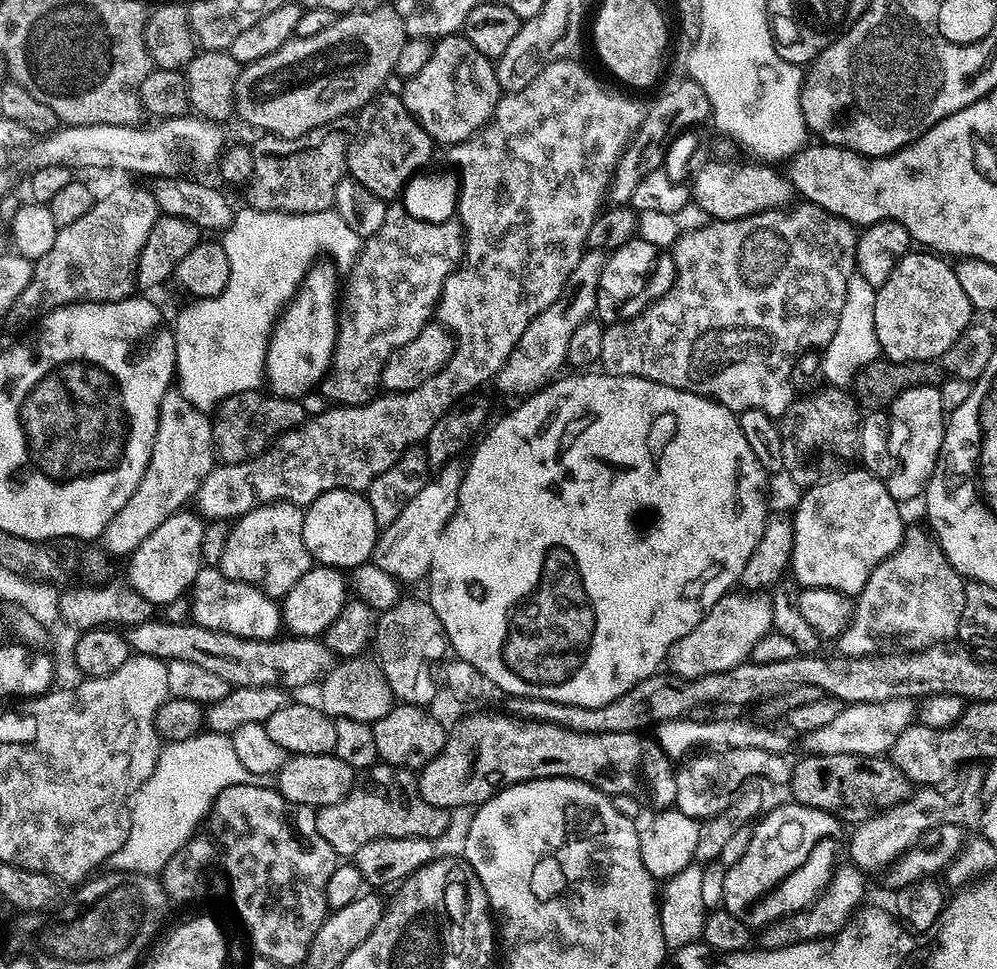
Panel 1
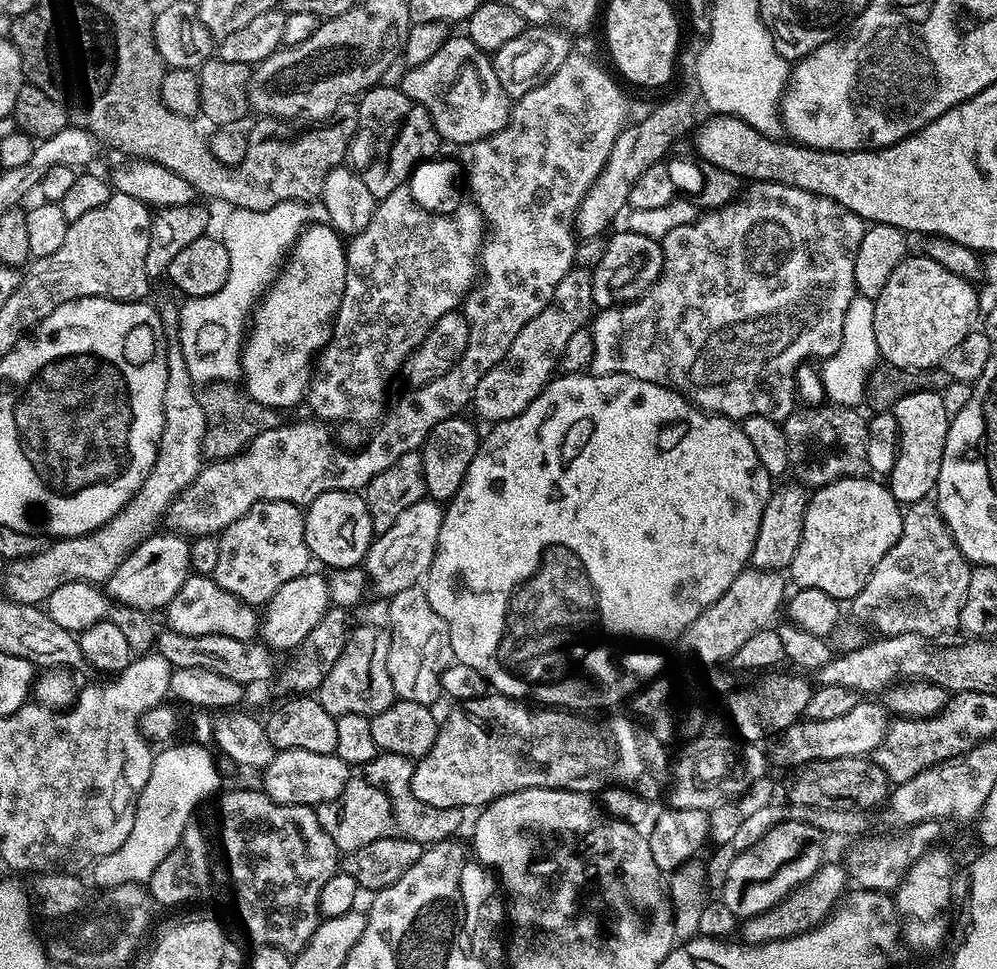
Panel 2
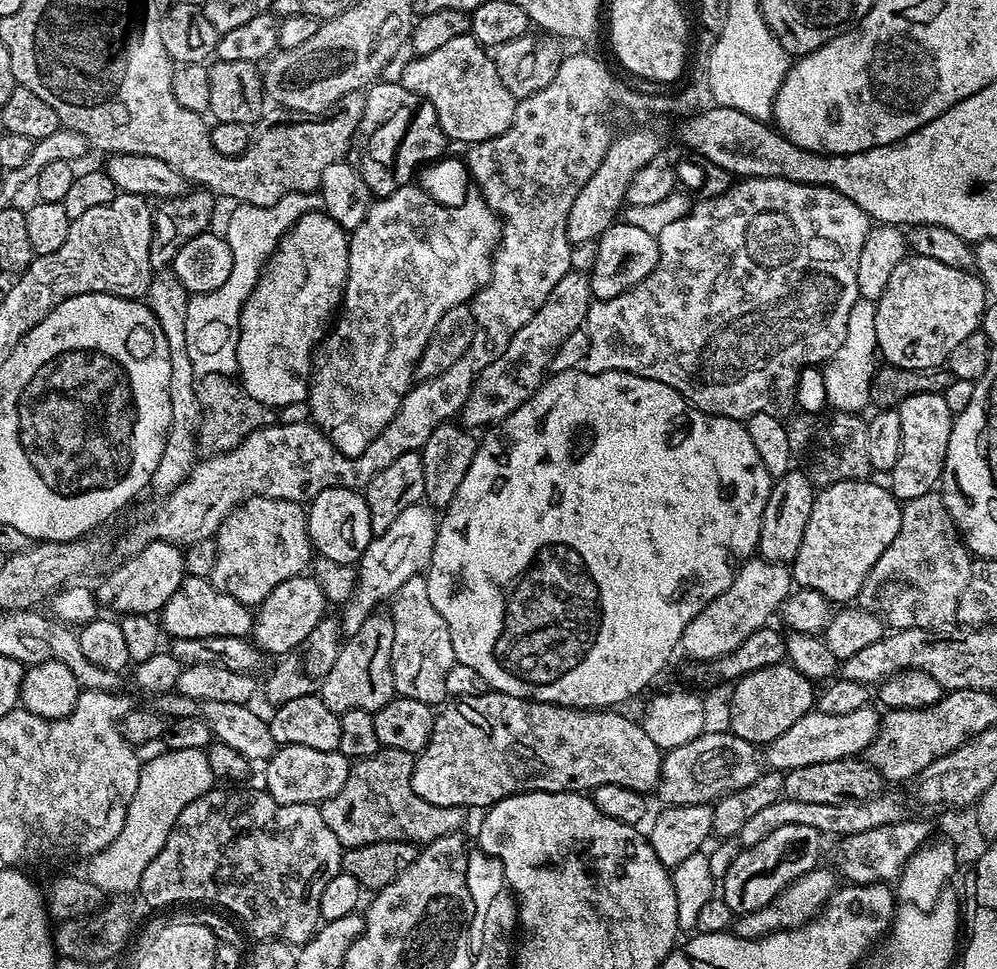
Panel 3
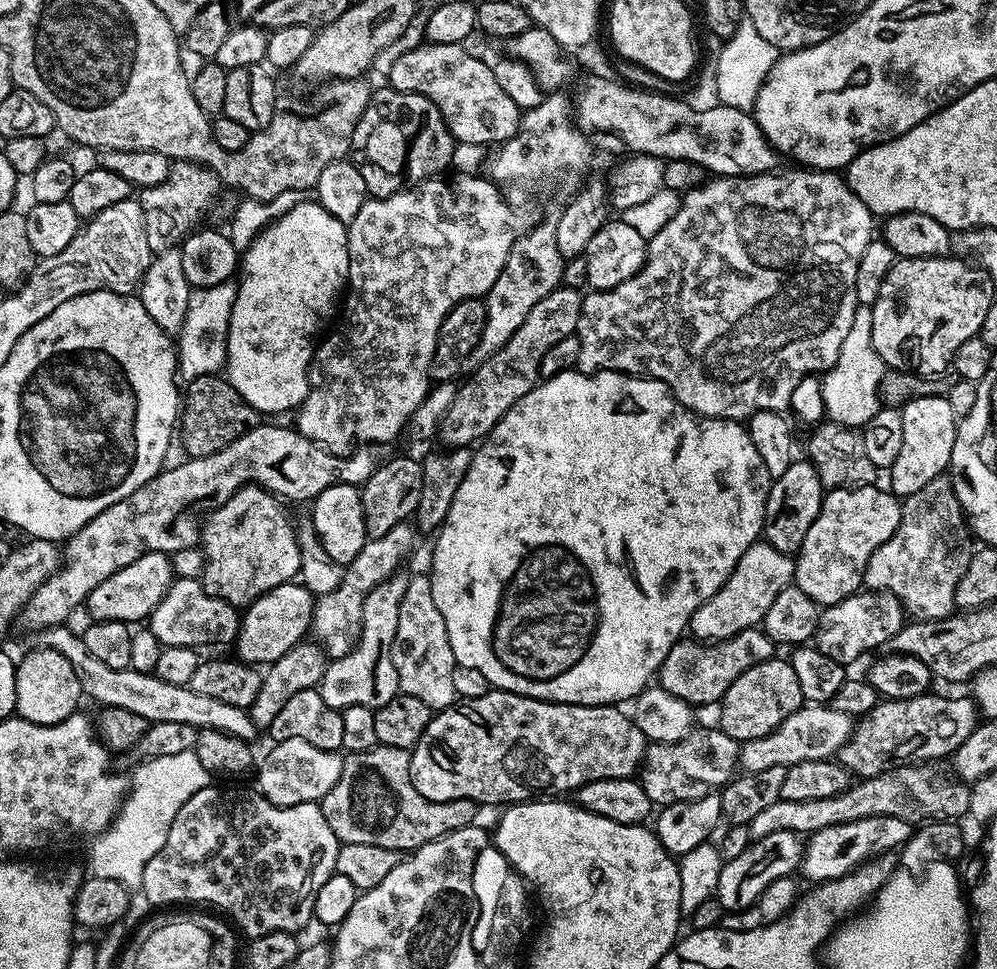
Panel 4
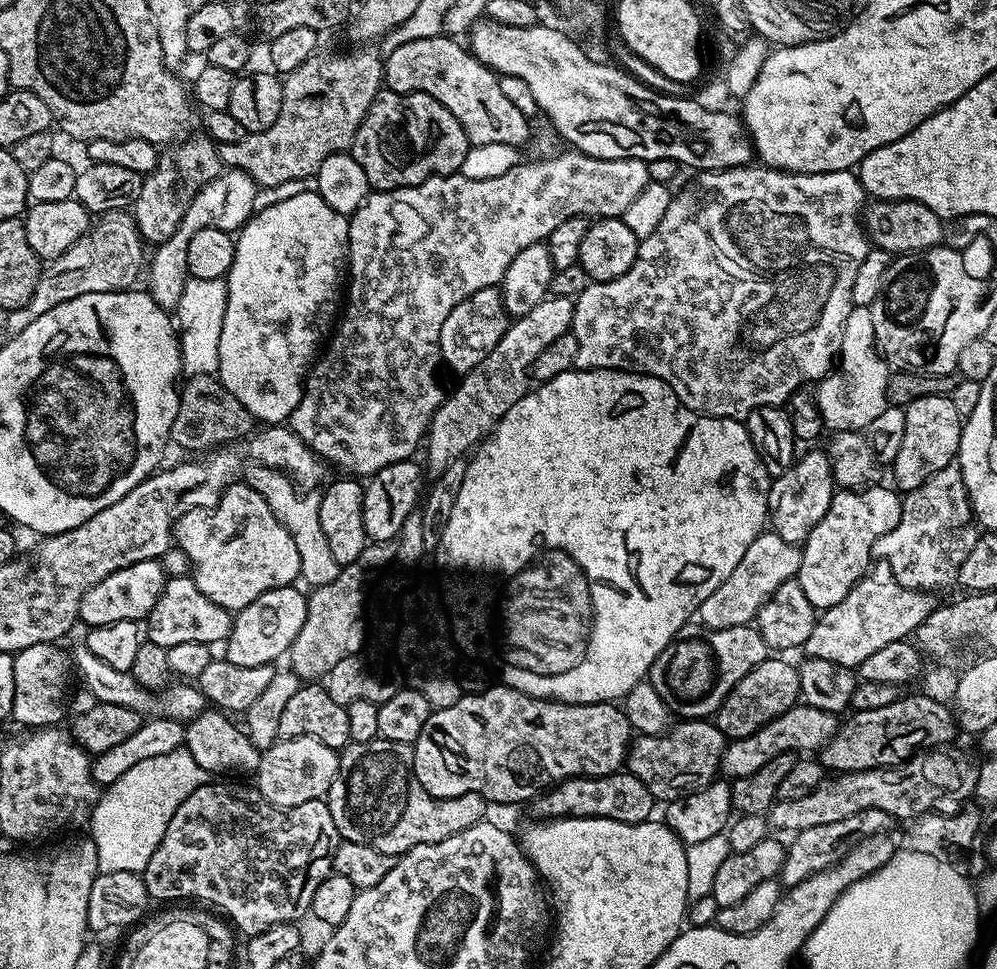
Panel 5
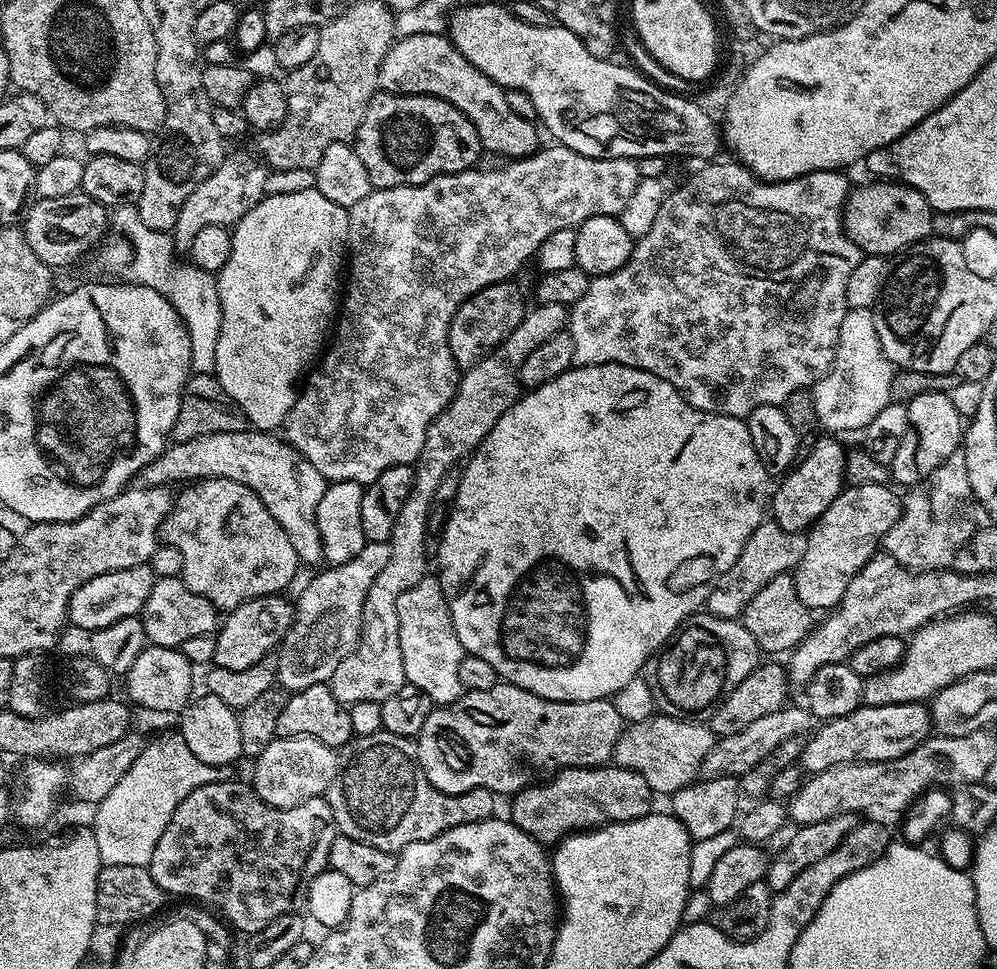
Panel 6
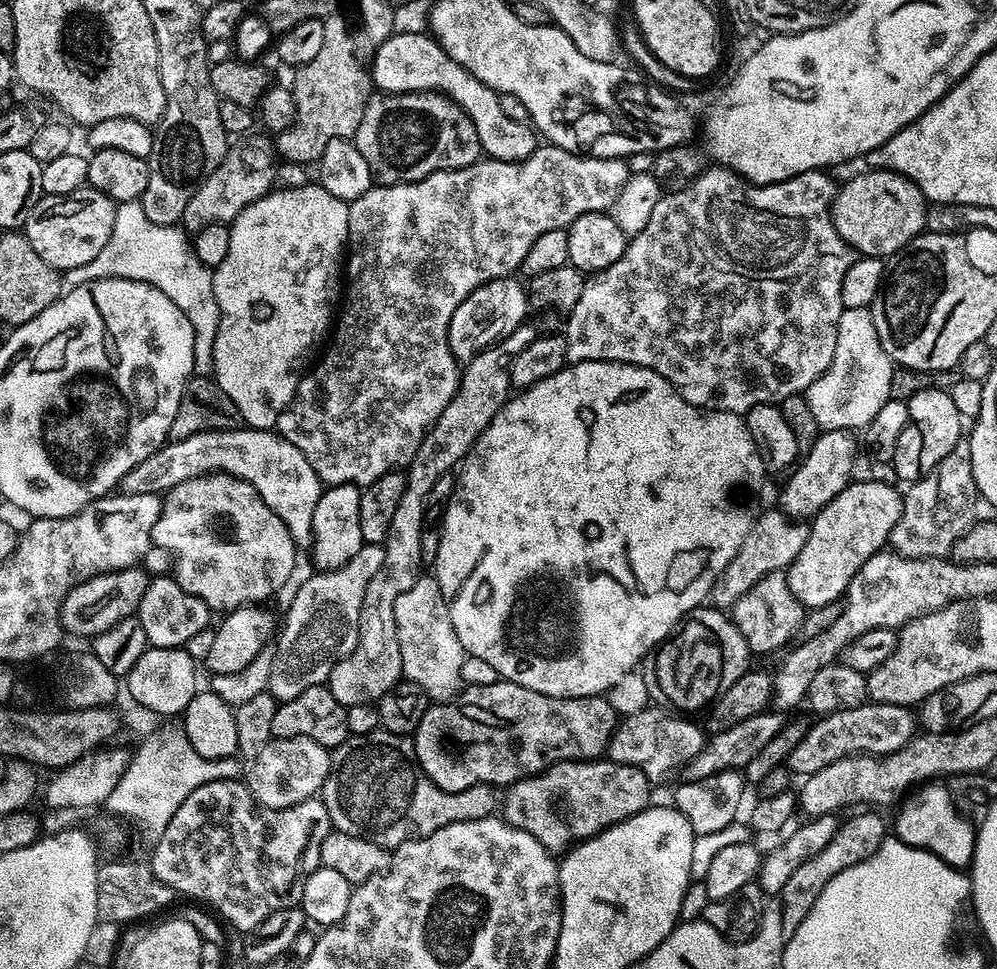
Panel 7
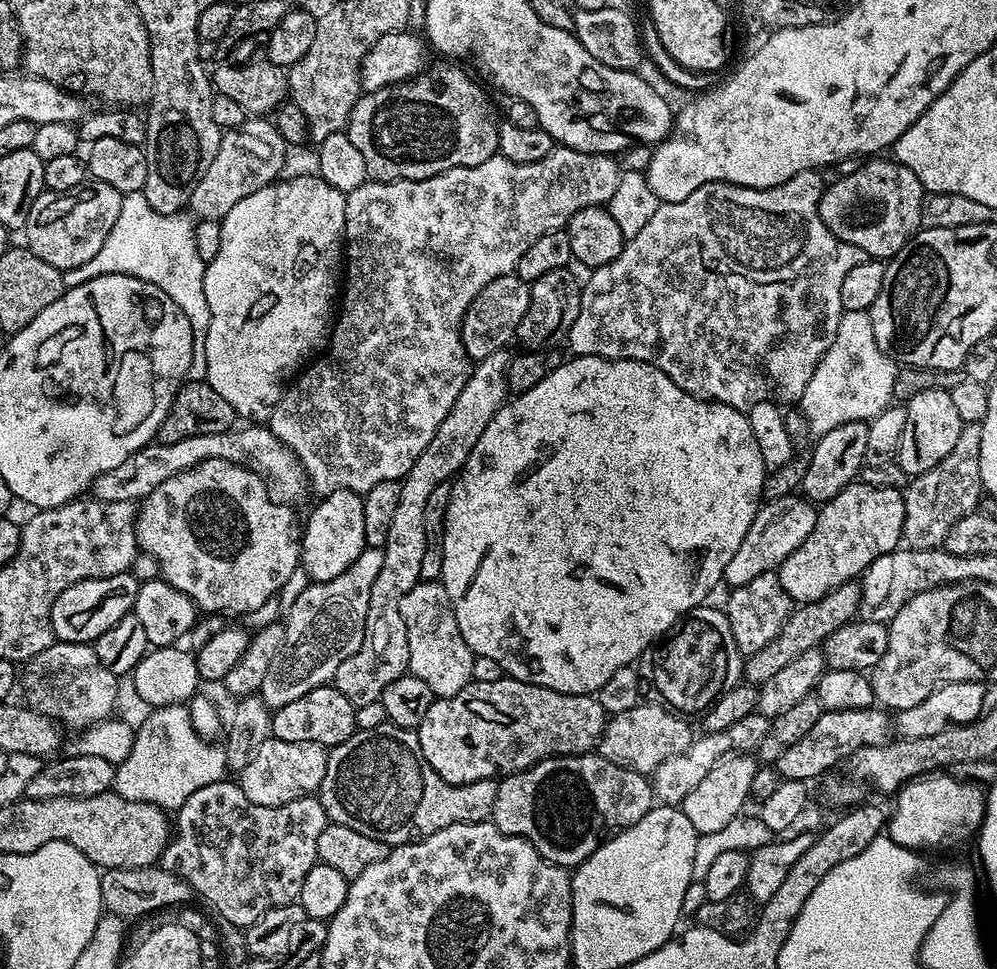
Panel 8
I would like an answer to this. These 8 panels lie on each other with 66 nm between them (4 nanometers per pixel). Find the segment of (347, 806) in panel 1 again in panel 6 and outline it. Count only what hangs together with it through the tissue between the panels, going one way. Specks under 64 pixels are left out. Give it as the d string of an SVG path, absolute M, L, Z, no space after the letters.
M381 730L369 736L353 736L339 748L336 773L328 787L326 799L334 814L339 835L366 842L366 846L374 846L383 852L398 854L408 844L429 840L446 830L454 830L454 826L493 819L497 815L498 796L485 788L466 790L462 794L446 794L438 790L420 768L415 743L409 737L395 736Z

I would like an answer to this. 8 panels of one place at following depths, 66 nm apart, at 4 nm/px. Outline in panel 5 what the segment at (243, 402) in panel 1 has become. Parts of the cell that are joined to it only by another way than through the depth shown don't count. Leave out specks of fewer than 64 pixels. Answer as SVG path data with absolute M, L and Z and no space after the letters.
M215 375L189 376L179 385L178 391L178 414L174 414L170 437L173 445L177 444L188 452L204 452L207 448L216 450L231 445L228 444L231 440L253 435L254 421L250 410L246 410L246 406L242 406L238 398L234 398L234 394L230 394L230 390L226 390L226 386Z

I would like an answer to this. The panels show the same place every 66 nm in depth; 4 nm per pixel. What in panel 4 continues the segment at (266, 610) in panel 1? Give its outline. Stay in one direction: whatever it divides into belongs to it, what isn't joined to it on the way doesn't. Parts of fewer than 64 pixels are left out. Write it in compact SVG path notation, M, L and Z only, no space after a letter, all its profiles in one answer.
M176 578L166 590L162 602L154 606L151 616L146 621L146 627L165 648L182 646L204 650L207 644L231 645L240 629L240 617L237 605L228 604L222 598L211 596L200 580Z

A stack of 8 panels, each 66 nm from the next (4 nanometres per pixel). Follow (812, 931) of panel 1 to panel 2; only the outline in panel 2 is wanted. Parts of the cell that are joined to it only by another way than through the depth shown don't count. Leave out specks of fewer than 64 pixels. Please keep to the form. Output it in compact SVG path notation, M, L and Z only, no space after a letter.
M825 862L821 864L819 871L808 880L807 884L800 885L785 900L776 904L770 910L743 921L738 929L739 937L743 940L743 943L750 946L762 946L763 944L782 942L806 934L810 930L820 927L836 911L845 895L844 887L847 884L850 884L849 869L845 865L843 868L840 864Z

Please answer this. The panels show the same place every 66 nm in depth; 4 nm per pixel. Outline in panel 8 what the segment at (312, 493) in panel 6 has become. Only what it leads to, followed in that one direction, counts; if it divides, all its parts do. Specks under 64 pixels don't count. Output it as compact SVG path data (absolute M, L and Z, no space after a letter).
M240 426L222 434L198 434L194 438L182 438L182 442L147 444L142 450L130 454L122 466L103 472L93 482L90 492L102 502L140 502L158 490L166 478L174 478L174 474L182 474L184 470L190 470L207 460L234 462L258 473L268 486L270 498L279 504L297 506L310 496L310 485L304 467L268 426Z

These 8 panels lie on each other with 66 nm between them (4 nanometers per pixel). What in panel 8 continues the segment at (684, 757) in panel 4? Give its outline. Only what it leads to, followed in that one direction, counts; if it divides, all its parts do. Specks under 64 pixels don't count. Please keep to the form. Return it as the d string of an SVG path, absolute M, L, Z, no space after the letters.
M639 702L632 709L613 715L605 723L598 755L606 758L606 762L614 762L614 766L651 774L658 766L662 766L662 762L666 762L666 758L674 758L674 754L682 754L682 750L692 745L694 731L688 724L691 723L685 717L662 710L662 706Z

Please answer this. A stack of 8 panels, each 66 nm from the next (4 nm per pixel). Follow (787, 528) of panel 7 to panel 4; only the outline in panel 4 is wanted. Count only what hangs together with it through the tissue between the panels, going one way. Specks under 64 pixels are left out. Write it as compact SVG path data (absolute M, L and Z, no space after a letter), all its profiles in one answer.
M757 542L738 558L738 566L726 578L724 585L698 610L694 610L690 632L701 642L728 640L747 628L755 628L763 621L766 610L774 603L774 598L783 588L793 583L796 575L796 562L789 553L774 550L767 542Z

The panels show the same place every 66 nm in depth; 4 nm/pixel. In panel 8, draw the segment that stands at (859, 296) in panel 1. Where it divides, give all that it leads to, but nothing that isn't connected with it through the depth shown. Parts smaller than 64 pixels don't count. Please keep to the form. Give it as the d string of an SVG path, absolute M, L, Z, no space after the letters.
M845 312L838 322L830 350L818 362L806 390L801 394L798 408L805 416L809 433L822 437L846 422L875 418L893 403L894 378L897 361L880 349L876 328L868 312Z

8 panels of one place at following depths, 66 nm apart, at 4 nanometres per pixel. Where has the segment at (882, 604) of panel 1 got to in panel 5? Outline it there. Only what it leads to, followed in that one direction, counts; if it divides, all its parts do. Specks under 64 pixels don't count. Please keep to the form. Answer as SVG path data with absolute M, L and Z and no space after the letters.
M953 462L942 466L938 474L930 474L922 486L903 497L898 526L874 542L872 555L890 566L894 578L902 586L915 592L936 594L939 588L956 584L958 570L981 534L968 501L962 470L959 463Z

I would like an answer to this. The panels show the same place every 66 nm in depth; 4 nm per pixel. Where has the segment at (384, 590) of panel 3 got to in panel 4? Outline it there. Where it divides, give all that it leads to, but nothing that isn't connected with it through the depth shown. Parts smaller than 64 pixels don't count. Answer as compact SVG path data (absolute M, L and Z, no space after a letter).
M405 522L394 526L394 530L390 530L390 534L382 534L382 538L365 540L362 550L358 550L358 558L354 558L344 568L344 577L338 590L330 590L330 594L317 599L312 611L310 632L332 660L350 654L350 650L360 638L362 606L366 594L370 594L370 590L374 590L374 586L386 582L386 578L401 571L403 564L400 563L411 554L412 547L416 544L416 536L418 537L417 529L411 523Z

